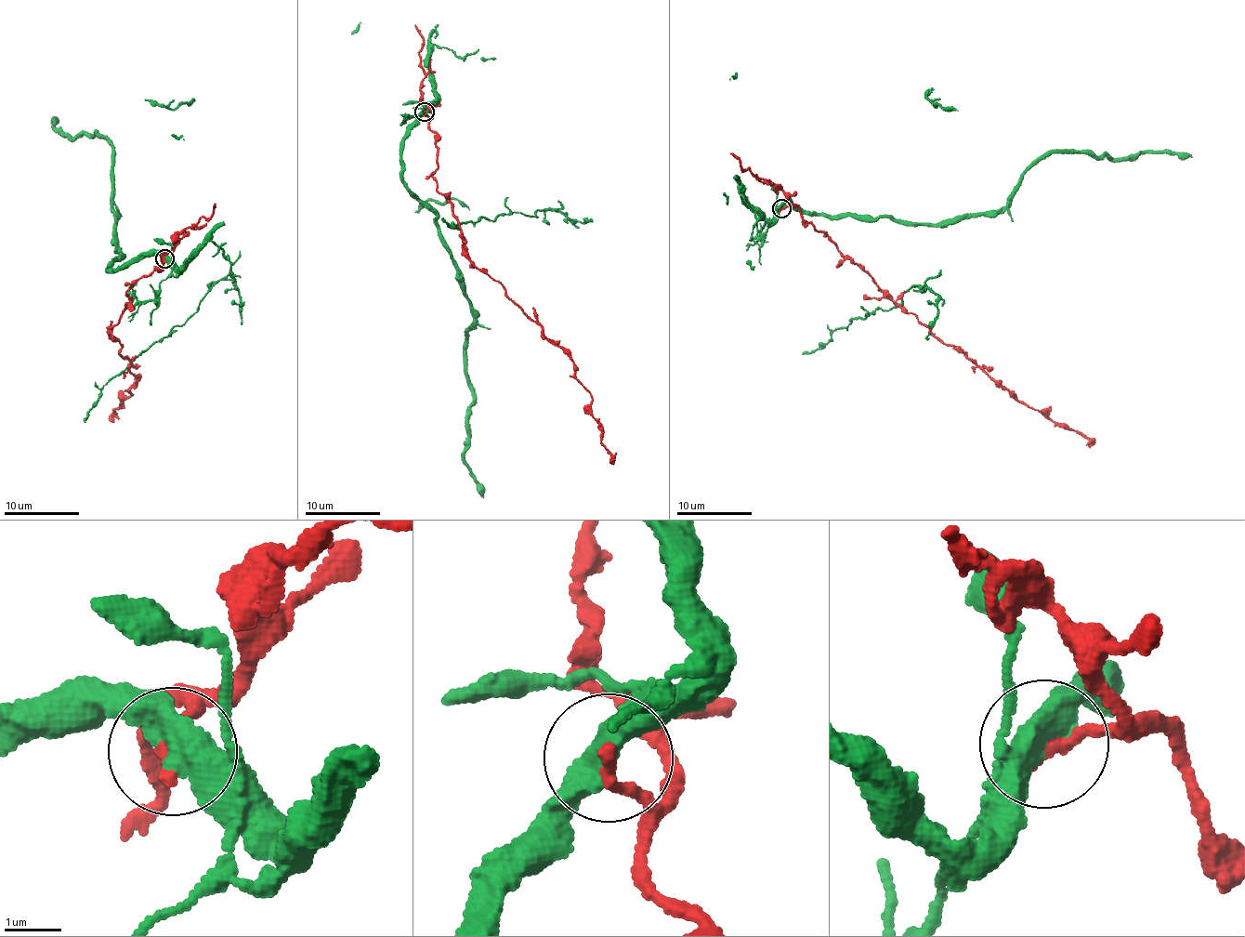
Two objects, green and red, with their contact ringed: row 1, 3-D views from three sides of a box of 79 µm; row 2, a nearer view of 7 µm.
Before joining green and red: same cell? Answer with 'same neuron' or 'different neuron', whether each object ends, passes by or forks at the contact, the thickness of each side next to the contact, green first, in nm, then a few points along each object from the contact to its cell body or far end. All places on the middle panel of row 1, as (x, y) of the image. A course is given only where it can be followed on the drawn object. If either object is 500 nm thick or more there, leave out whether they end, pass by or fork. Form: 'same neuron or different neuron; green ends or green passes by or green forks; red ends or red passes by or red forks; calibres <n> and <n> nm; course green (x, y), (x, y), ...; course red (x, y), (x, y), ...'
different neuron; green passes by; red ends; calibres 460 and 240 nm; course green (425, 112), (403, 143), (402, 184), (434, 213), (468, 300), (472, 405), (464, 465), (483, 497); course red (425, 112), (439, 152), (436, 188), (458, 221), (466, 259), (502, 284), (570, 358), (612, 460)

